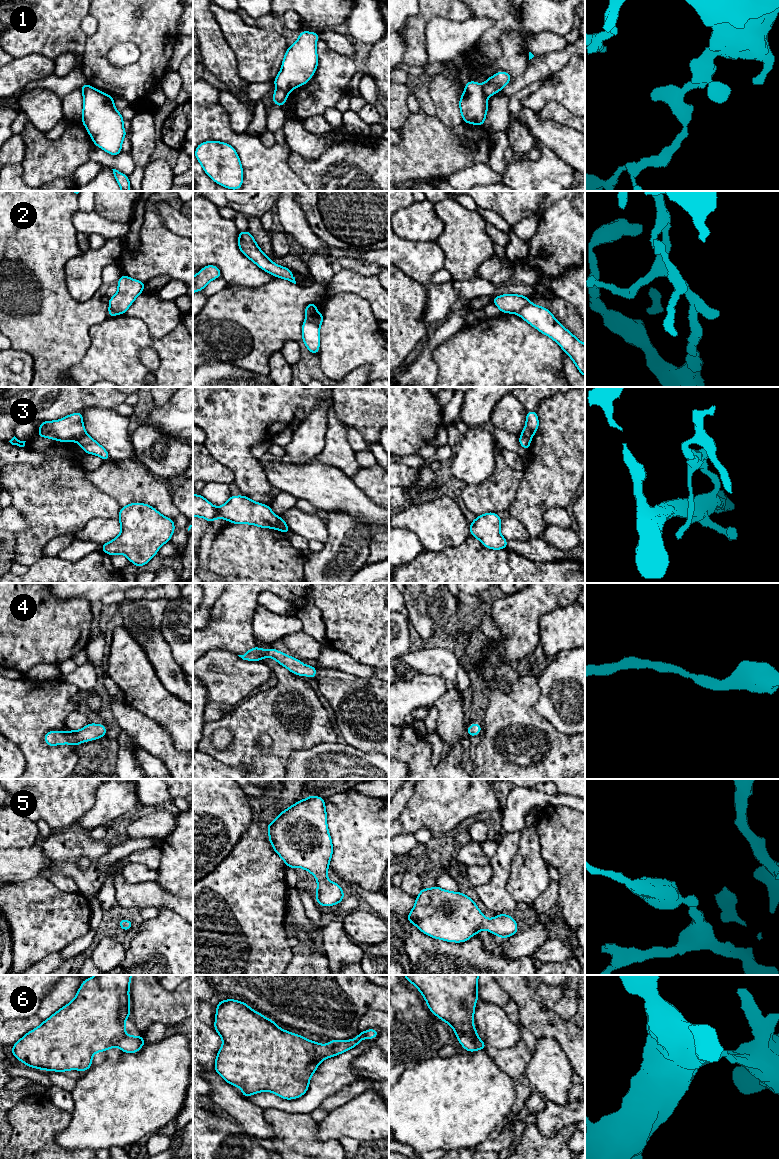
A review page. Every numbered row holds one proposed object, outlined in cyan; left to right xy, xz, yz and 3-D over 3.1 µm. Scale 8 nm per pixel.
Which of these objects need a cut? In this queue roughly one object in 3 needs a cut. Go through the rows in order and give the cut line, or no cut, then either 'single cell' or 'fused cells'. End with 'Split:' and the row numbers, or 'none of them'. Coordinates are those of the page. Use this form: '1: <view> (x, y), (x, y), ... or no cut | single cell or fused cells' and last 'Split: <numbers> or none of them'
1: xz (276, 88), (280, 88), (287, 93) | fused cells
2: xz (306, 318), (319, 326) | fused cells
3: xz (278, 517), (280, 529) | fused cells
4: no cut | single cell
5: no cut | single cell
6: no cut | single cell
Split: 1, 2, 3

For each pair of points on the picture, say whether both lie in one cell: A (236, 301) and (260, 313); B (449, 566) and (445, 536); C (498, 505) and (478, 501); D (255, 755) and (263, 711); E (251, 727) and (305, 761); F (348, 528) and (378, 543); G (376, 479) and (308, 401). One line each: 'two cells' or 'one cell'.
A: one cell
B: two cells
C: one cell
D: one cell
E: two cells
F: two cells
G: two cells

